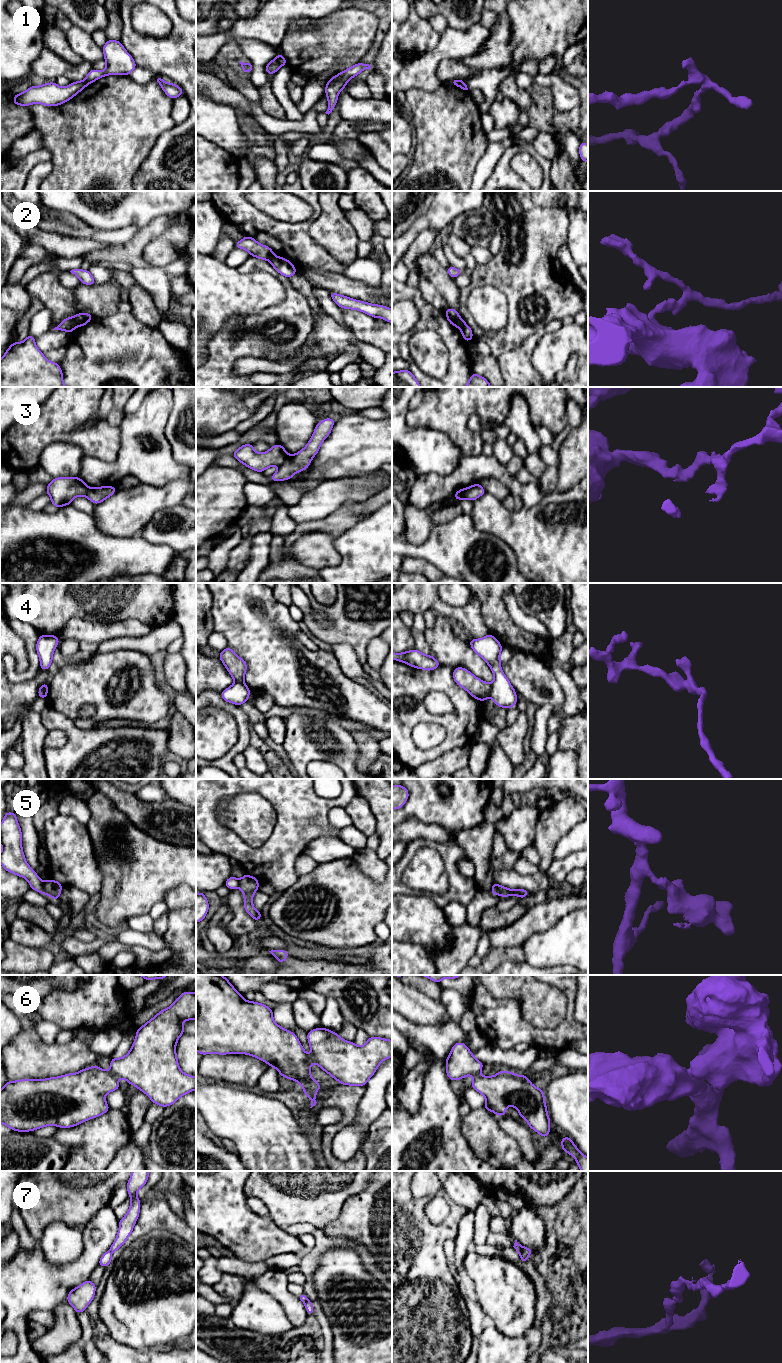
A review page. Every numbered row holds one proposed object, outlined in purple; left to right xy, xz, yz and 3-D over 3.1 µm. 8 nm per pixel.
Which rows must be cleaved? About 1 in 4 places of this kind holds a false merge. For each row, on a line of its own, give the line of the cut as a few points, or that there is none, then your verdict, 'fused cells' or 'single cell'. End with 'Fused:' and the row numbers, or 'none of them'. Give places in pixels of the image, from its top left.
1: cut xz (276, 58), (281, 65); fused cells
2: cut yz (459, 316), (460, 328); fused cells
3: cut xz (289, 455), (278, 466); fused cells
4: cut yz (491, 684), (489, 696); fused cells
5: cut xy (43, 883), (43, 889), (46, 893); fused cells
6: cut xy (108, 1070), (118, 1077); fused cells
7: cut xz (308, 1300), (305, 1303); fused cells
Fused: 1, 2, 3, 4, 5, 6, 7

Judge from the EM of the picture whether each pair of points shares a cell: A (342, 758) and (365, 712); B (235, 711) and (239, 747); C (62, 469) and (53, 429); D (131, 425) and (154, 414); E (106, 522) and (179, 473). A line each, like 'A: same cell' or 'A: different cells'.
A: different cells
B: same cell
C: different cells
D: same cell
E: different cells

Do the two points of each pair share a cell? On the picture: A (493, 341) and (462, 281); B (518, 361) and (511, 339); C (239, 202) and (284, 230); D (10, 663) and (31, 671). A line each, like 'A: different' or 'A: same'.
A: different
B: different
C: same
D: same

